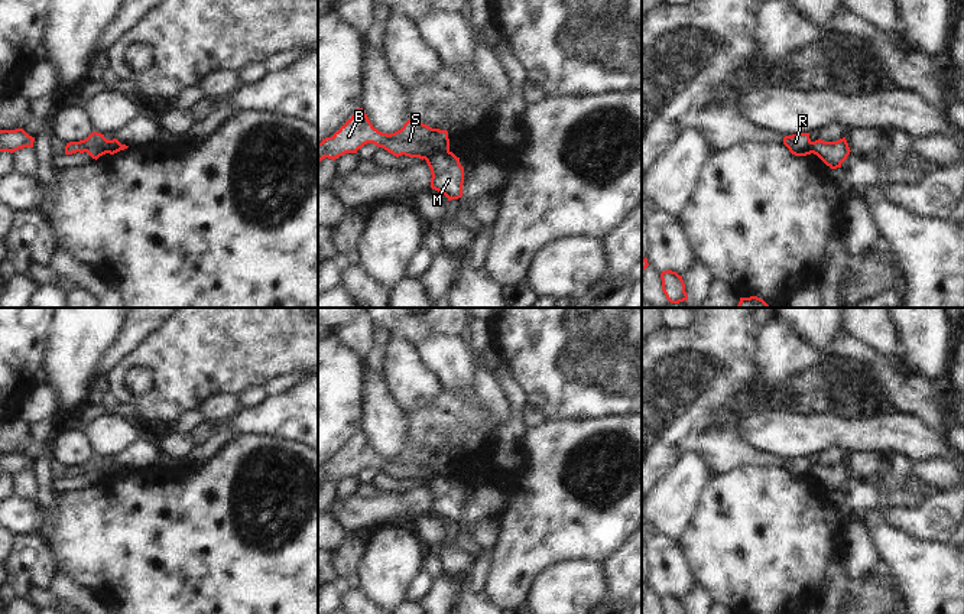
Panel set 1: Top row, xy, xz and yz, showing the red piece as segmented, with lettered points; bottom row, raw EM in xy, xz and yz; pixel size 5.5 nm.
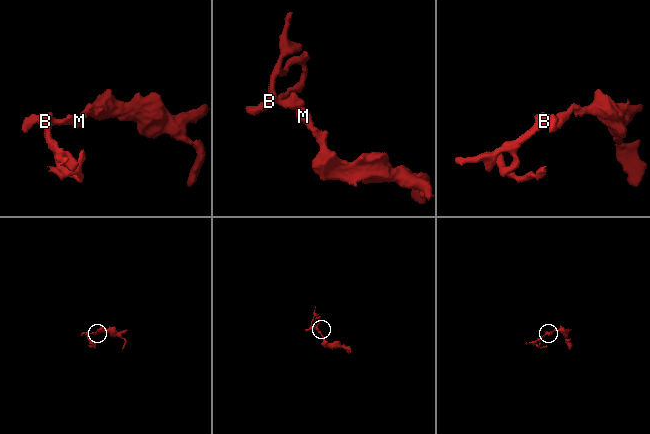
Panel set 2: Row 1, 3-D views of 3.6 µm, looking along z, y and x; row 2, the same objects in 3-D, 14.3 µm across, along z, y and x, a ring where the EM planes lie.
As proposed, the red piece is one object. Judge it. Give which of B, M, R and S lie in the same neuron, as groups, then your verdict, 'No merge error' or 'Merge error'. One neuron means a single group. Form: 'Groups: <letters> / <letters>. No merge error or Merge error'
Groups: B R S / M. Merge error.

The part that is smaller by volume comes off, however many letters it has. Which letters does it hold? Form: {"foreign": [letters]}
{"foreign": ["B", "R", "S"]}

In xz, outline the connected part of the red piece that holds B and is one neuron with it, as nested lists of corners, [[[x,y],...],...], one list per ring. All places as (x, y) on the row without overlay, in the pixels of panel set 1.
[[[357,432],[338,455],[318,467],[318,487],[325,481],[335,484],[345,477],[357,477],[367,467],[383,471],[396,481],[405,478],[422,484],[449,474],[447,454],[432,452],[410,442],[400,454],[387,458],[374,452],[364,433]]]

